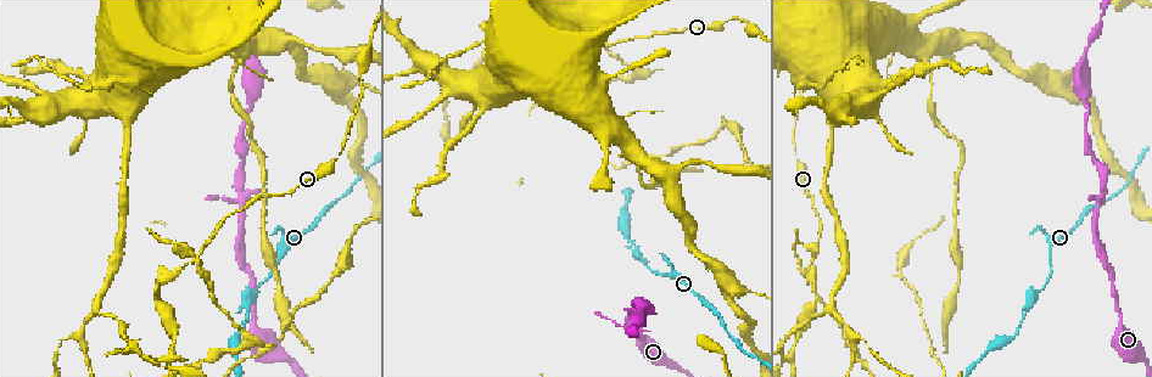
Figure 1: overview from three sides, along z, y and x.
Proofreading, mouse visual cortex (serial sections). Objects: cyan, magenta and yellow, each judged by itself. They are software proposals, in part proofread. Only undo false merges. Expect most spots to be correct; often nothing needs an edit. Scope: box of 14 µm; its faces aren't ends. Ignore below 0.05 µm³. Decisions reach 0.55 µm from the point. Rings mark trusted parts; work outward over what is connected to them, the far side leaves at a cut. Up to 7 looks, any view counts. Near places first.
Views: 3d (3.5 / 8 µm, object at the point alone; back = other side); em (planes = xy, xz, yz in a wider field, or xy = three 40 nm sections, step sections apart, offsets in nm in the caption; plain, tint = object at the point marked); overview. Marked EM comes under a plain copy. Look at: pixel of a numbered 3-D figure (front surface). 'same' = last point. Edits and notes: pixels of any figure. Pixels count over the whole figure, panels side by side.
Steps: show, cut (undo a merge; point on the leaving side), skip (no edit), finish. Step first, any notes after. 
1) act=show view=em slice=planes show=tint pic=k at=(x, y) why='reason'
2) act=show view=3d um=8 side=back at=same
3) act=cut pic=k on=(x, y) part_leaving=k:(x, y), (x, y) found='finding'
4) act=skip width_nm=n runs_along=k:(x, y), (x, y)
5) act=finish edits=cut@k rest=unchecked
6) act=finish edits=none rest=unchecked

act=show view=3d um=8 pic=1 at=(814, 292) why='narrows sharply'

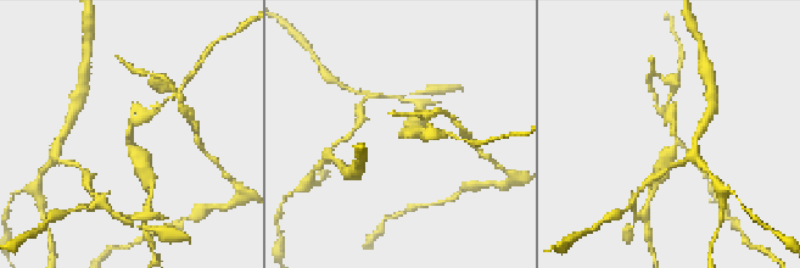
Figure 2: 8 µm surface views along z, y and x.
act=show view=3d um=3.5 side=back pic=2 at=(402, 136) why='closer look'

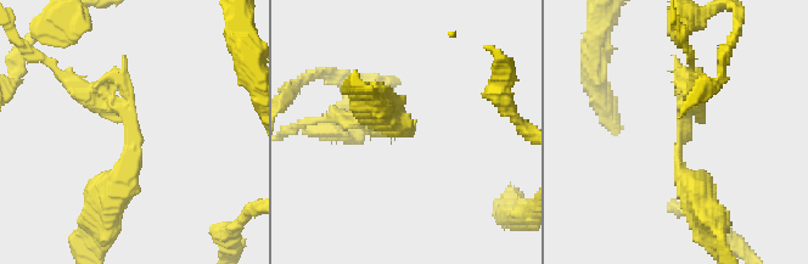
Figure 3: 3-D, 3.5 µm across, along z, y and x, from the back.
act=show view=em slice=planes show=tint pic=3 at=(134, 145) arm_widths_nm=250,450

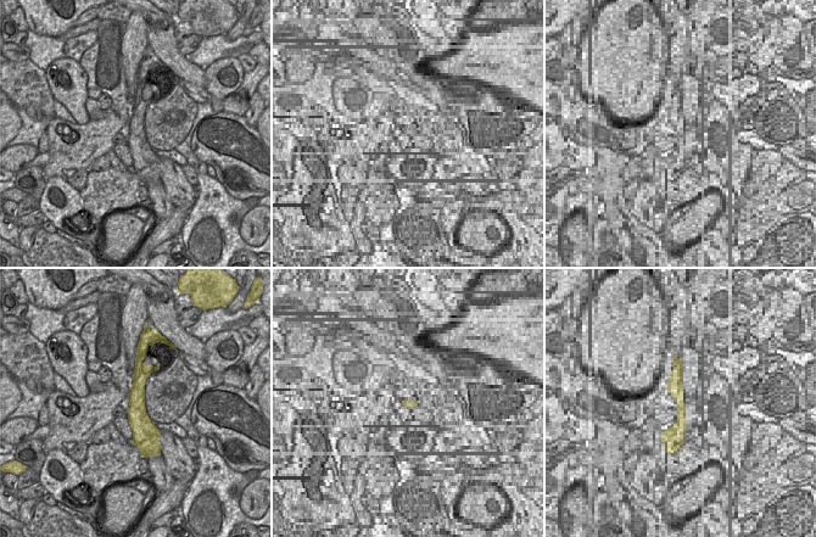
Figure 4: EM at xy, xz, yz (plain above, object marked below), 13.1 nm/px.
act=cut pic=3 on=(498, 55) part_leaving=3:(690, 106), (677, 167), (702, 207) found='a second cell is stuck on'

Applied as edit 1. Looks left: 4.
act=show view=3d um=8 pic=1 at=(1104, 196) why='narrows sharply'

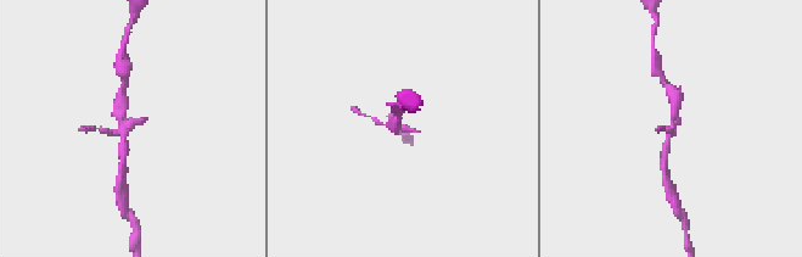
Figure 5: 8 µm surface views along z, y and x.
act=show view=3d um=3.5 pic=5 at=(121, 125)

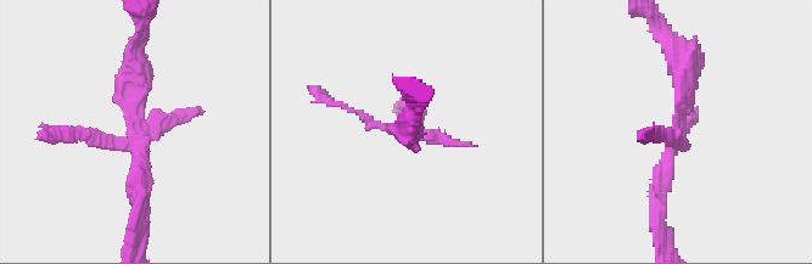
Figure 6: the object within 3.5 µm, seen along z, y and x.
act=skip runs_along=6:(660, 206), (682, 112), (676, 45) found='continuous, no second cell'

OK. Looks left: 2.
act=finish edits=cut@3 rest=unchecked

